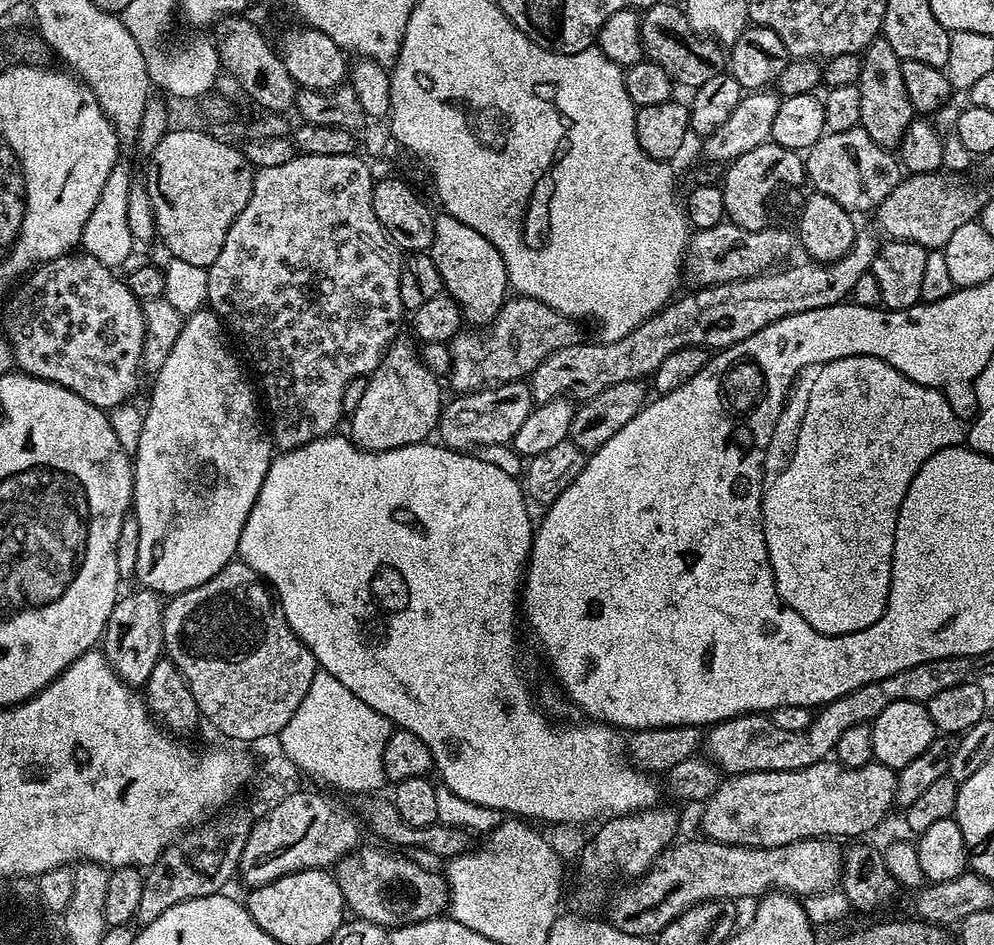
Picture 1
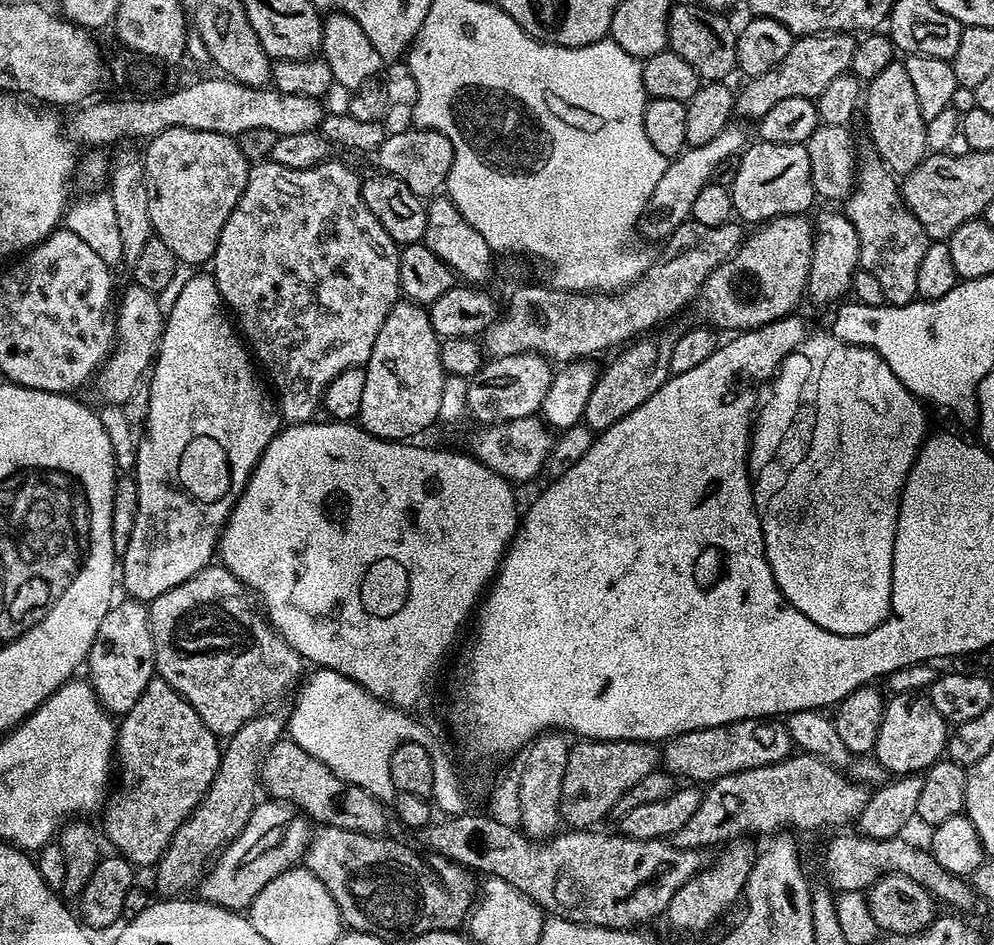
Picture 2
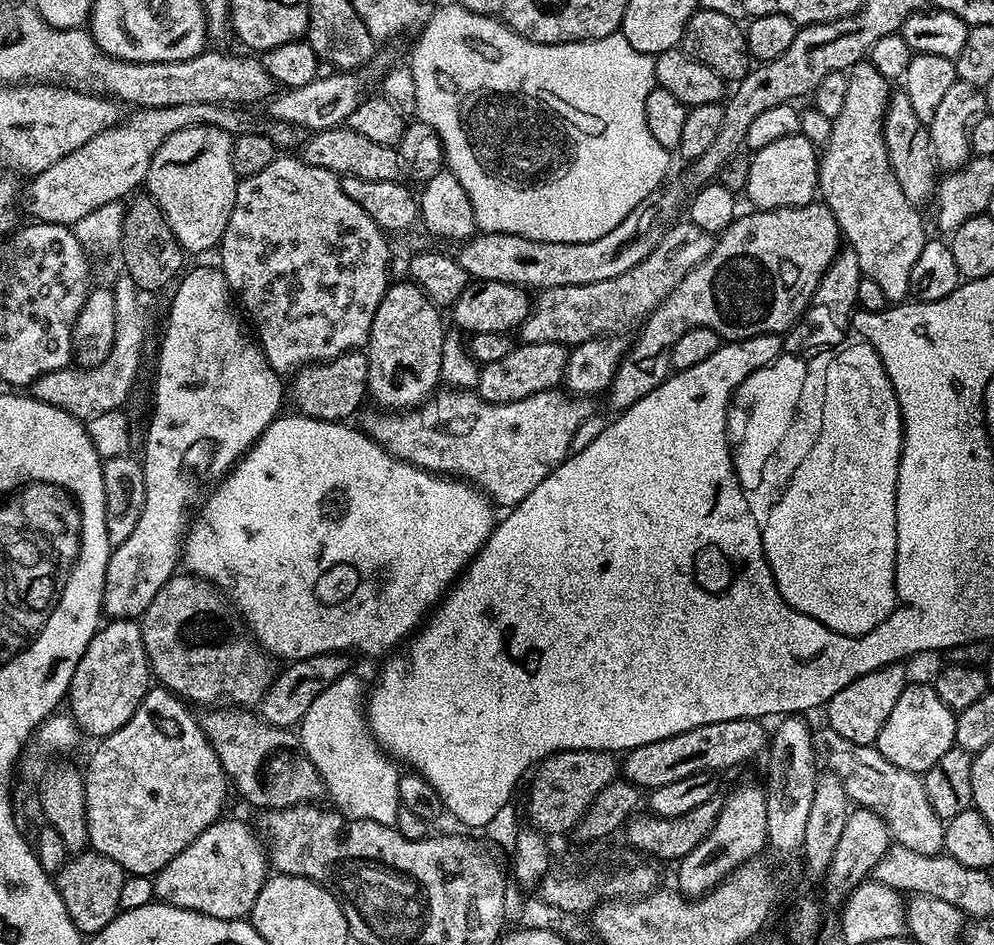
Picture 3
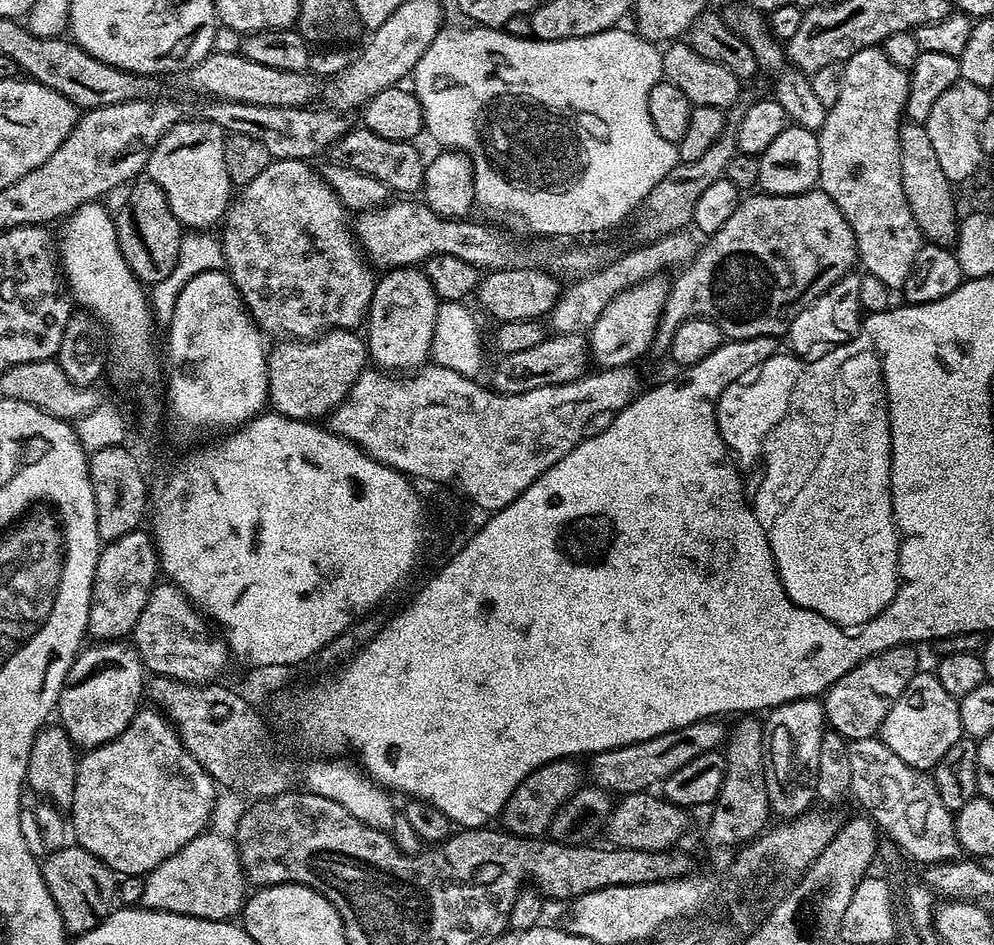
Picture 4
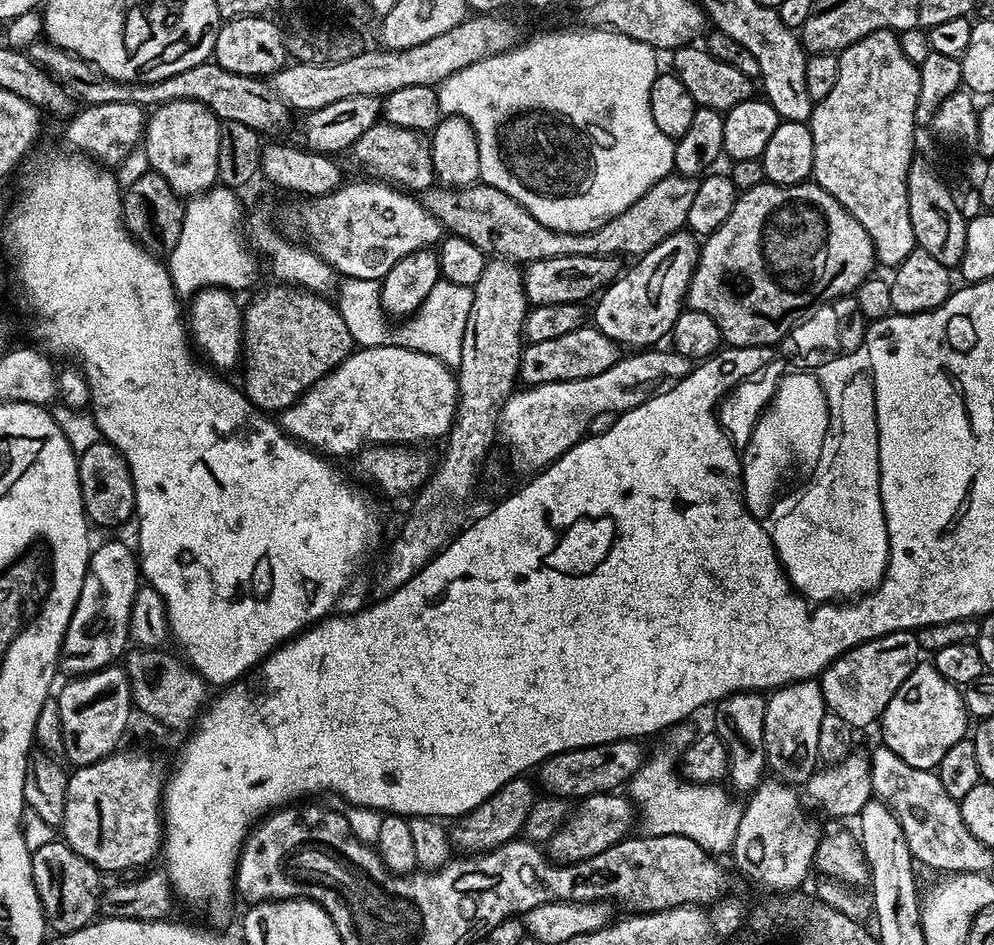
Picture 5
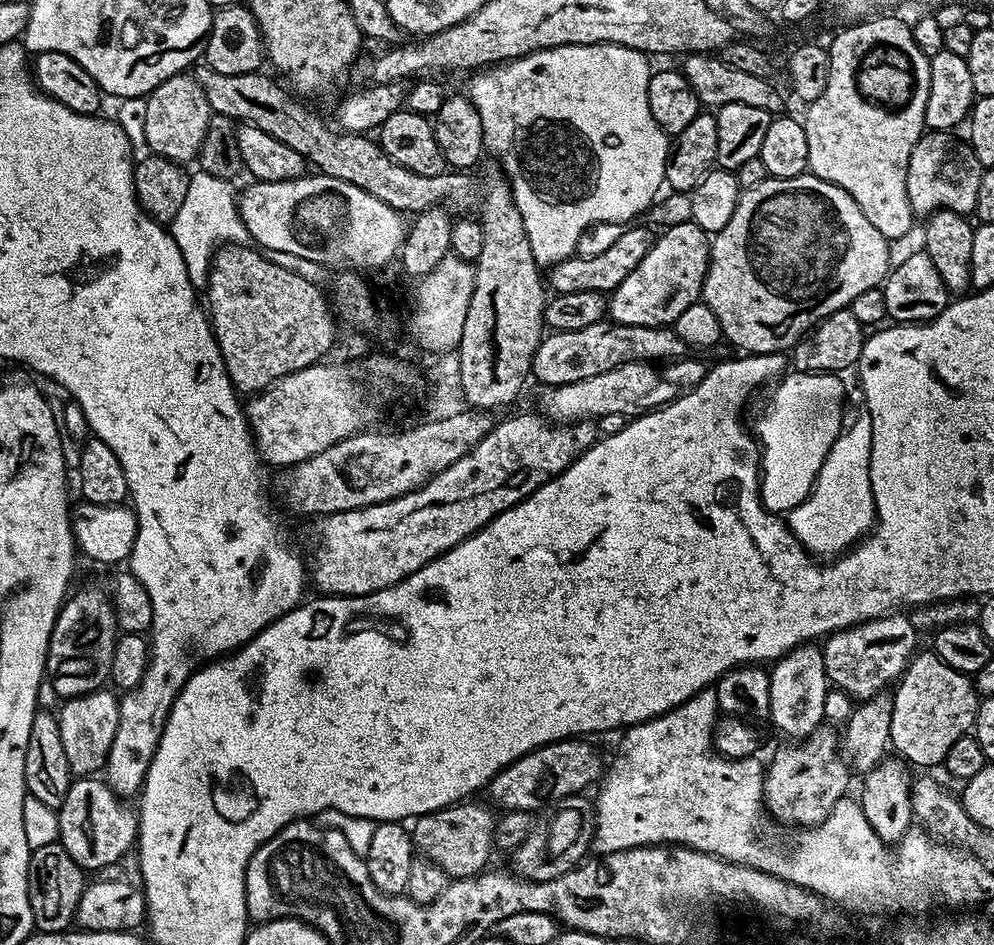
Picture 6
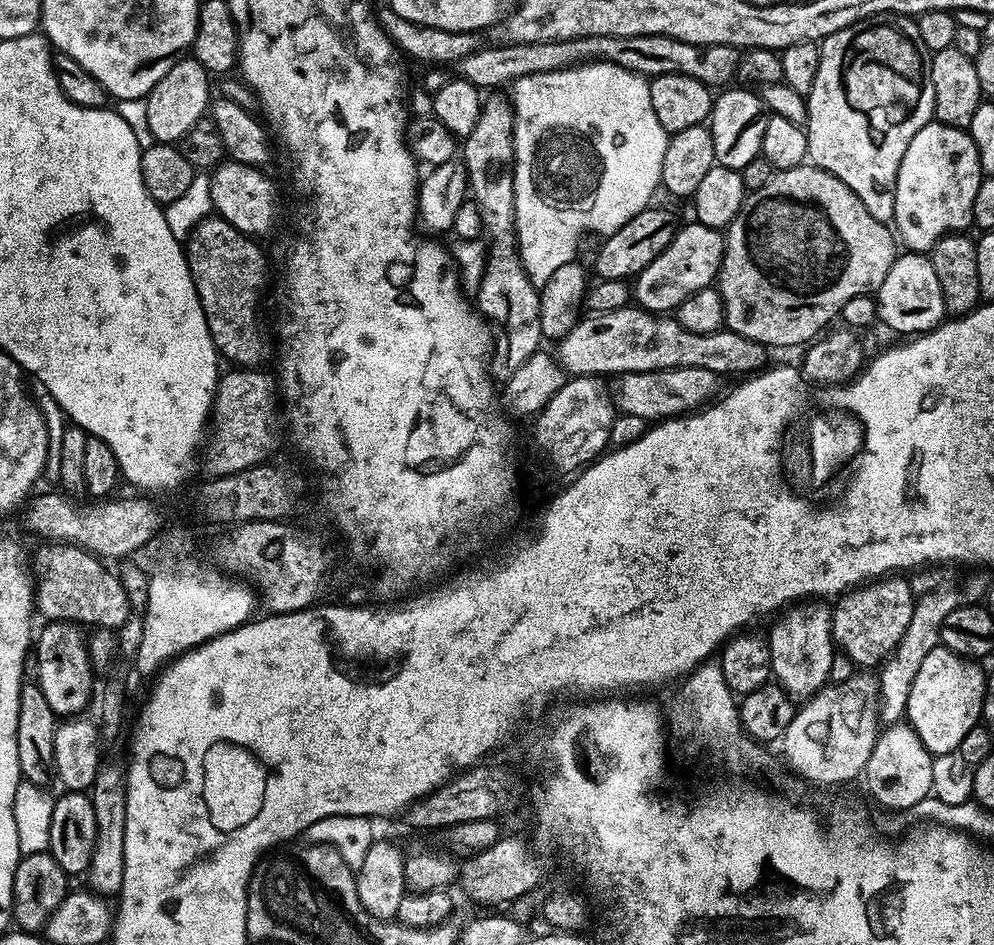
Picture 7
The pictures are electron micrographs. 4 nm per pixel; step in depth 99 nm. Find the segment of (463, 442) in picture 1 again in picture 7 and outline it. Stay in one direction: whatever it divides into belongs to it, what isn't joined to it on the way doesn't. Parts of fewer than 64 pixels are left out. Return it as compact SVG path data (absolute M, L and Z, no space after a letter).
M627 306L586 316L588 317L585 320L584 317L577 319L570 332L558 341L560 349L555 349L554 352L556 359L560 362L560 367L569 377L615 378L625 376L628 372L661 372L671 368L697 368L698 370L710 370L717 378L736 375L736 377L743 378L769 367L768 356L773 356L771 359L776 362L784 362L789 359L787 347L773 348L770 352L764 344L754 342L750 338L742 338L742 334L731 332L727 326L710 334L694 334L694 330L686 330L686 326L679 324L675 315L647 312L639 306Z

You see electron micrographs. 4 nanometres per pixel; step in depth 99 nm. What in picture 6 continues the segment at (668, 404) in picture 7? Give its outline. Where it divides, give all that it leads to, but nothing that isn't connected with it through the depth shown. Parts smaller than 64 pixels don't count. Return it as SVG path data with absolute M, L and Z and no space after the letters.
M677 358L659 366L652 362L623 364L594 378L553 387L549 391L552 393L544 400L543 411L552 422L575 422L599 418L606 414L622 414L629 418L642 416L653 408L664 407L689 388L698 386L698 382L702 382L702 378L708 373L709 365L700 360L688 359Z

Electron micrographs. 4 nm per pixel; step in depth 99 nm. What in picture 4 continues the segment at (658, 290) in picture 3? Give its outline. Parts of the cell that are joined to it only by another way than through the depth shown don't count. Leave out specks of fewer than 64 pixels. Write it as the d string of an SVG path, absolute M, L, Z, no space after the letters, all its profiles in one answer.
M681 230L669 236L664 236L661 240L641 243L636 246L640 248L630 249L629 252L624 253L617 260L616 257L611 259L596 272L573 279L571 281L572 286L570 288L565 287L561 291L560 296L556 299L556 305L551 310L551 331L561 336L587 334L592 331L594 322L598 322L602 310L606 310L608 303L618 294L622 294L622 290L638 286L638 282L642 282L651 276L667 273L669 271L667 268L677 267L676 269L679 269L681 266L687 265L688 261L698 251L698 244L695 244L687 236L688 234L687 231Z

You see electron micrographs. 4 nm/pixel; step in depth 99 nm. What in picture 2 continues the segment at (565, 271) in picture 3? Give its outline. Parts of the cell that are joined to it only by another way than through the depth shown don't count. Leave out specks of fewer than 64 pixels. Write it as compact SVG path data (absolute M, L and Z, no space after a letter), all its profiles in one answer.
M733 122L722 130L722 134L718 134L718 138L706 142L706 146L685 147L679 156L669 159L662 178L658 178L658 186L654 186L654 194L650 194L647 209L638 225L641 233L644 231L650 239L663 242L674 234L674 230L678 230L678 226L690 219L702 186L709 184L712 179L714 166L731 156L739 157L749 143L747 134L739 126L739 123Z

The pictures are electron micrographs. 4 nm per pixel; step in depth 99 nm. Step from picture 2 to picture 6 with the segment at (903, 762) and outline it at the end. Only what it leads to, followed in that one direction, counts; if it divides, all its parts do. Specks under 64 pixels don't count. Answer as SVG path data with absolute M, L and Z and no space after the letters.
M931 650L921 651L913 655L908 662L908 667L904 670L904 675L900 677L895 685L896 692L892 696L893 718L890 721L891 747L897 748L899 755L903 757L909 765L917 764L920 770L932 770L932 767L943 765L946 754L958 738L969 735L973 731L976 723L976 710L978 707L978 693L976 685L971 675L954 670L942 662L935 652Z

